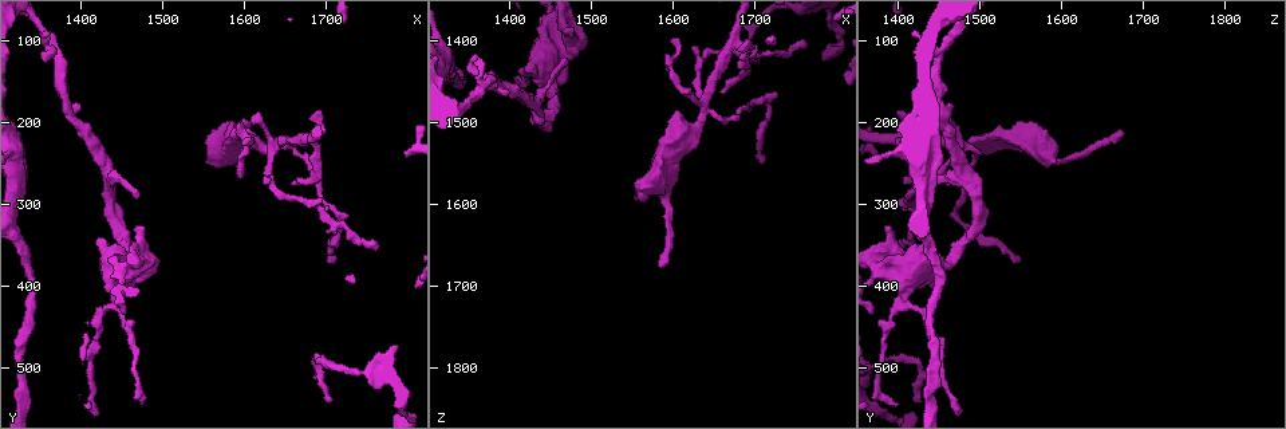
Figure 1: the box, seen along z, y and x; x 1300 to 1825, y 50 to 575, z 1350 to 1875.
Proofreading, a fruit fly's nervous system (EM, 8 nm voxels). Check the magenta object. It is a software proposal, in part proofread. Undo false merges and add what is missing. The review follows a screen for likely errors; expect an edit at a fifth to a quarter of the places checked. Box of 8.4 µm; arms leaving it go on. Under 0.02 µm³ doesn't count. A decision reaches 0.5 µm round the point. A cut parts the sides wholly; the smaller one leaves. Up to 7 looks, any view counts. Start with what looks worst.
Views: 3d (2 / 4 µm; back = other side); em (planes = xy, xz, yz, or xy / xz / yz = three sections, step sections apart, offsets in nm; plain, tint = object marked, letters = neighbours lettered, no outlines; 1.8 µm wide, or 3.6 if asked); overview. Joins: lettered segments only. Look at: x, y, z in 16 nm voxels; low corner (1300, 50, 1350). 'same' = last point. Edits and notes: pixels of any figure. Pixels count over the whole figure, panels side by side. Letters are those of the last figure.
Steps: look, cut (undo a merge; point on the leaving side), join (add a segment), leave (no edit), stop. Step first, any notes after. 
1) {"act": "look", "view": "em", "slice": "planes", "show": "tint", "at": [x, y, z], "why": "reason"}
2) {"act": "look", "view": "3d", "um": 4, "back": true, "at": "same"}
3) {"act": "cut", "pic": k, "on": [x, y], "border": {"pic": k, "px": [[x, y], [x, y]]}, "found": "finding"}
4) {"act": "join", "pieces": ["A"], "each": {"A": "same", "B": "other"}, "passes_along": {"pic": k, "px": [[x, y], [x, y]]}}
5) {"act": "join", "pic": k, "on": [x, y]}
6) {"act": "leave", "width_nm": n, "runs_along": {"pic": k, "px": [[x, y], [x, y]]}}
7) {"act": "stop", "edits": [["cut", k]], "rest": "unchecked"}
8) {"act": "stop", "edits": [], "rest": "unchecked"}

{"act": "look", "view": "em", "slice": "planes", "show": "letters", "at": [1635, 230, 1475]}

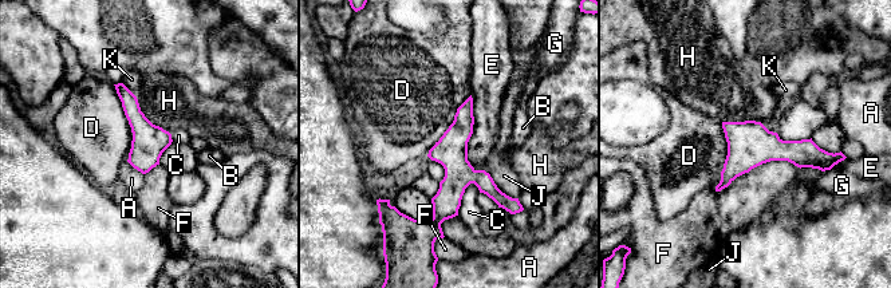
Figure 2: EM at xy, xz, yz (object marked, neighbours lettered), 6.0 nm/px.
{"act": "leave", "longest_contact_nm": ["F", 500], "each": {"A": "other", "B": "other", "C": "other", "D": "other", "E": "other", "F": "other", "G": "other", "H": "other", "J": "other", "K": "other"}, "runs_along": {"pic": 2, "px": [[469, 102], [434, 227]]}, "found": "one neuron here"}

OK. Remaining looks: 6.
{"act": "look", "view": "3d", "um": 4, "at": [1710, 370, 1550], "why": "free end"}

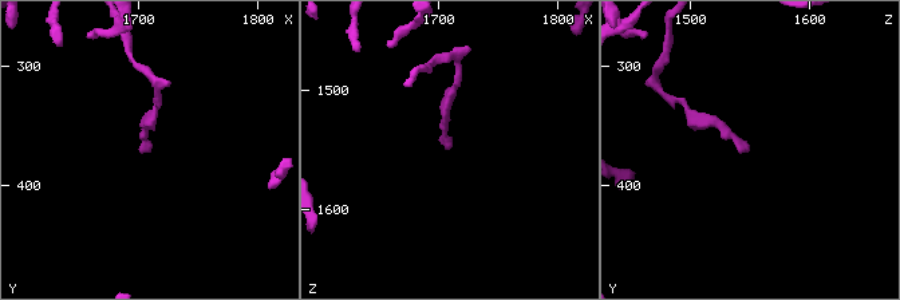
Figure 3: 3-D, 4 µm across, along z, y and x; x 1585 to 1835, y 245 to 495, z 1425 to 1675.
{"act": "look", "view": "em", "slice": "xy", "step": 8, "show": "tint", "at": [1706, 370, 1550], "why": "need the tissue"}

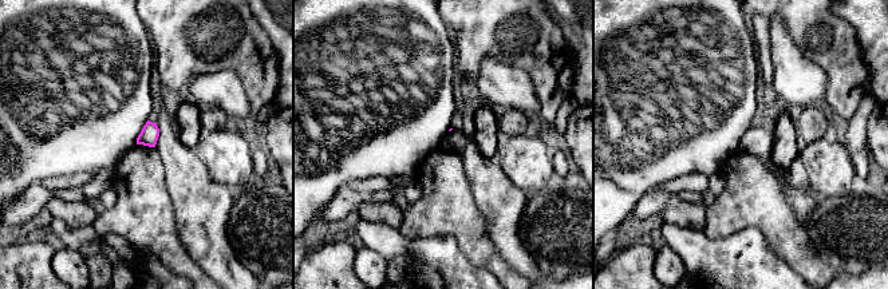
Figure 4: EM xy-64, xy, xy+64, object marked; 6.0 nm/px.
{"act": "look", "view": "em", "slice": "planes", "show": "letters", "at": "same", "why": "cut it another way"}

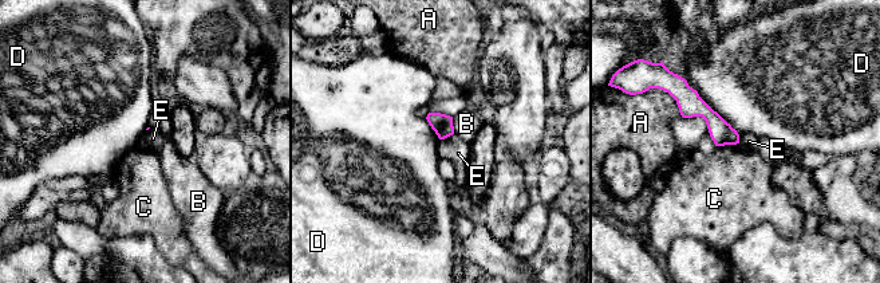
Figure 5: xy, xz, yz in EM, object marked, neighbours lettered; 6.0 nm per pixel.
{"act": "leave", "each": {"A": "other", "B": "other", "C": "other", "D": "other", "E": "other"}, "runs_along": {"pic": 5, "px": [[679, 90], [736, 140]]}, "found": "none of them fits"}

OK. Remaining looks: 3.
{"act": "look", "view": "3d", "um": 2, "at": [1700, 540, 1430], "why": "end of a long branch"}

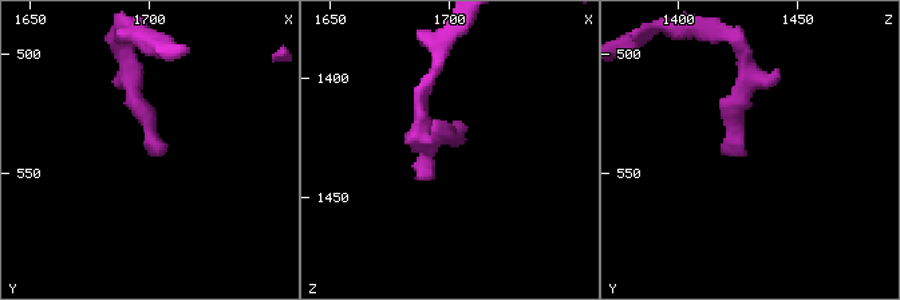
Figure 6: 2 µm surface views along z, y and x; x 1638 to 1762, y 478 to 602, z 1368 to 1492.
{"act": "look", "view": "em", "slice": "planes", "show": "letters", "at": [1702, 545, 1427], "why": "now the EM"}

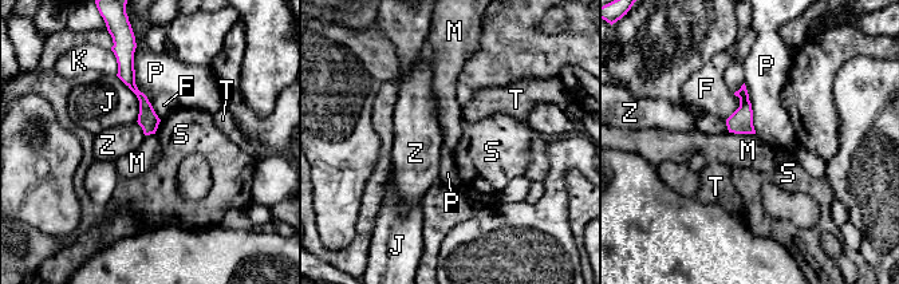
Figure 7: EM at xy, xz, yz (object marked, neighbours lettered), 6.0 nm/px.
{"act": "leave", "each": {"F": "other", "J": "other", "K": "other", "M": "other", "P": "other", "S": "other", "T": "other", "Z": "other"}, "border": {"pic": 7, "px": [[728, 131], [754, 134]]}, "found": "none of them fits"}

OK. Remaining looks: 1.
{"act": "stop", "edits": [], "rest": "unchecked"}

